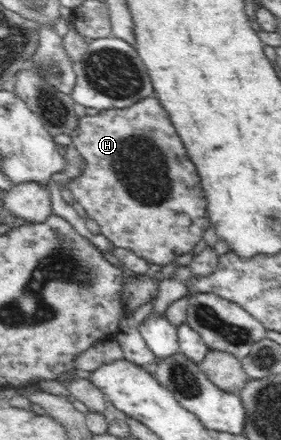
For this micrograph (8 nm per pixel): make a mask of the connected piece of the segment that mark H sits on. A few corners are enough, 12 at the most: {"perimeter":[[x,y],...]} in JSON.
{"perimeter":[[156,97],[79,119],[67,187],[112,246],[161,266],[211,226]]}

